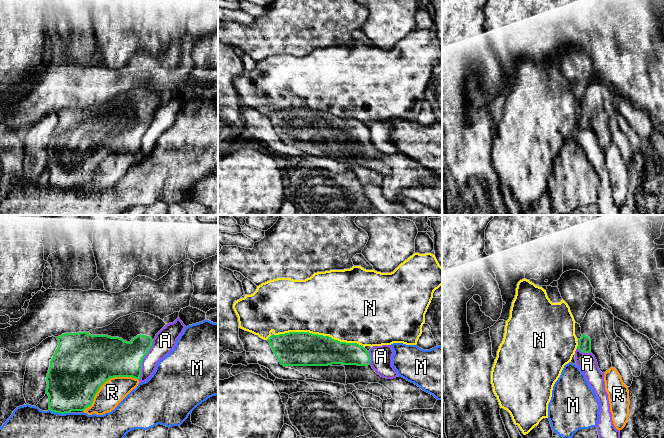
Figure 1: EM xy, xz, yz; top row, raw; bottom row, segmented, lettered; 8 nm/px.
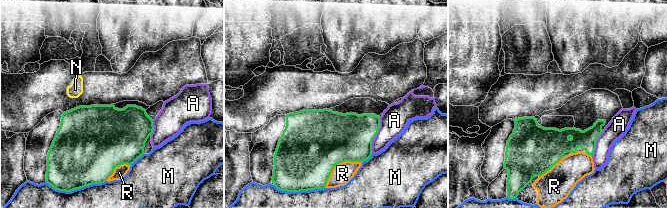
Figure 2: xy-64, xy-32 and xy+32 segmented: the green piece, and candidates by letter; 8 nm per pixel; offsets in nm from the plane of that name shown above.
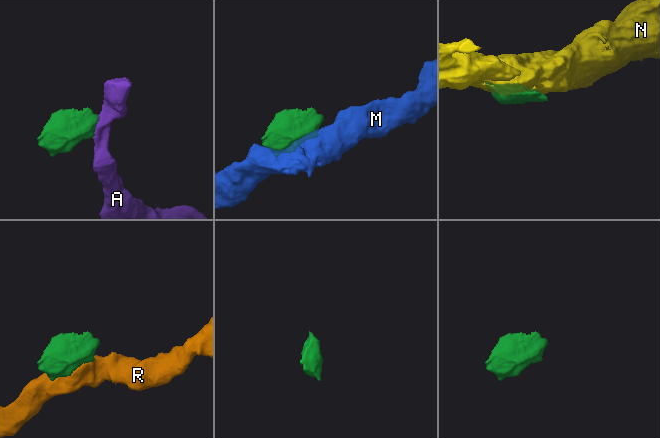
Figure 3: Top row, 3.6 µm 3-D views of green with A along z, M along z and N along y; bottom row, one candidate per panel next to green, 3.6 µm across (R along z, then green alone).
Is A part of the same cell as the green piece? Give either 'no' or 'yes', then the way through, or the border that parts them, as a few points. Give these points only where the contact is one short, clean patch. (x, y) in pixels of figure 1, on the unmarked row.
no; border xy (153, 116), (150, 125), (142, 137), (141, 151), (138, 155)

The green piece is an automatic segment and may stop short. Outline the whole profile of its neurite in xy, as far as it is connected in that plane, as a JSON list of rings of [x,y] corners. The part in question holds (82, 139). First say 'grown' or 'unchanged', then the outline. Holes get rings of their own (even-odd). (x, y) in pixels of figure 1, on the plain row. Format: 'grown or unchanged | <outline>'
grown | [[[136,88],[118,94],[112,100],[96,104],[89,108],[65,109],[56,113],[58,123],[50,137],[47,149],[46,170],[49,172],[49,186],[65,190],[71,187],[84,187],[93,179],[100,163],[114,153],[132,153],[140,155],[142,137],[150,126],[156,110],[165,103],[166,99],[149,89]]]

